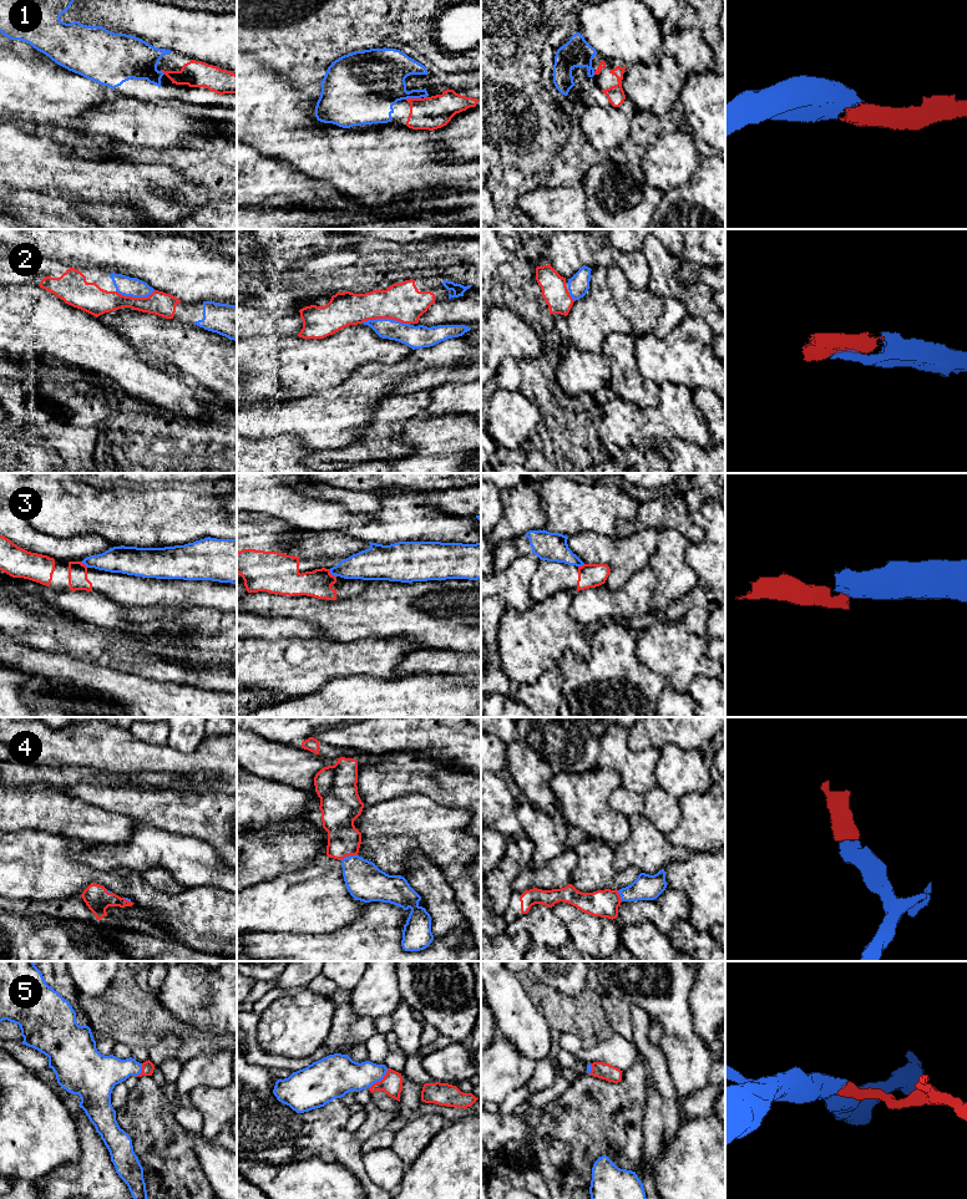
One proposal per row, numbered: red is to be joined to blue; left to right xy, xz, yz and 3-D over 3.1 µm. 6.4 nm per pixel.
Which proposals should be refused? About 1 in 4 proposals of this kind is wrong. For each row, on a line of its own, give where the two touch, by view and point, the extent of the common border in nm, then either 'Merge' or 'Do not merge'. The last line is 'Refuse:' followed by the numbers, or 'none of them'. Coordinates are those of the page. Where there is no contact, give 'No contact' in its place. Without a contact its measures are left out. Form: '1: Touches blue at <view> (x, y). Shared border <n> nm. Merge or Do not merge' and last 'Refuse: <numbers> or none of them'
1: Touches blue at xz (413, 97). Shared border 100 nm. Merge
2: Touches blue at xz (385, 319). Shared border 320 nm. Merge
3: Touches blue at xz (332, 574). Shared border 70 nm. Do not merge
4: Touches blue at xz (348, 857). Shared border 120 nm. Merge
5: Touches blue at xz (379, 1081). Shared border 190 nm. Merge
Refuse: 3

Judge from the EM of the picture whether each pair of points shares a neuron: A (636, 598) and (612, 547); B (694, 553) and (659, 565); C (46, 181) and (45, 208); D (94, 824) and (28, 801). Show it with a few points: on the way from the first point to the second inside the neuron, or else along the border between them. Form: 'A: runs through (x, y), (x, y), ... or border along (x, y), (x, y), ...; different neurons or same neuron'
A: border along (647, 565), (618, 589), (604, 584); different neurons
B: border along (688, 543), (684, 562), (699, 582); different neurons
C: border along (16, 188), (29, 188), (60, 196), (71, 202); different neurons
D: runs through (77, 818), (64, 814), (44, 803); same neuron

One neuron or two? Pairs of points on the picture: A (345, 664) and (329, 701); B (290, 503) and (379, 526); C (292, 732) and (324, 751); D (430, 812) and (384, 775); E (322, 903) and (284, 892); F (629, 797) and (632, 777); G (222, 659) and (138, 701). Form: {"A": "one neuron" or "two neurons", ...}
{"A": "two neurons", "B": "one neuron", "C": "one neuron", "D": "two neurons", "E": "one neuron", "F": "two neurons", "G": "two neurons"}

